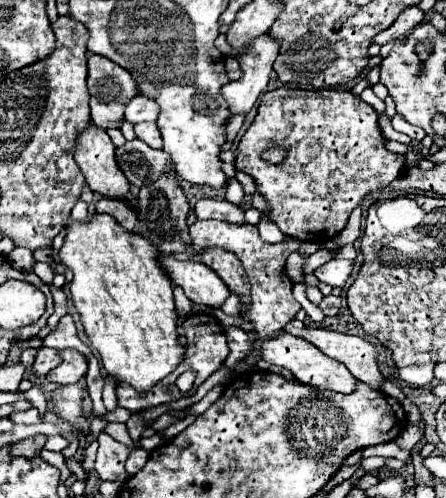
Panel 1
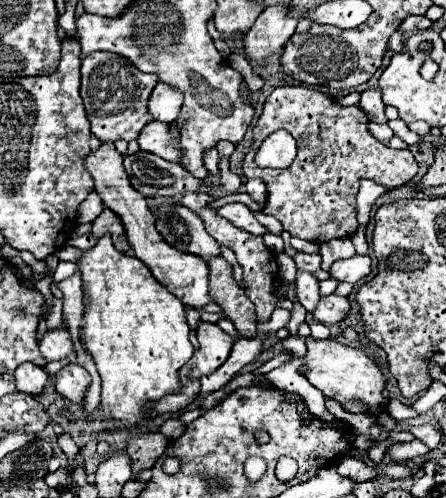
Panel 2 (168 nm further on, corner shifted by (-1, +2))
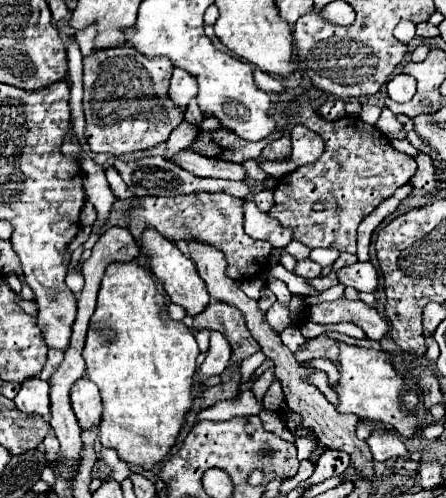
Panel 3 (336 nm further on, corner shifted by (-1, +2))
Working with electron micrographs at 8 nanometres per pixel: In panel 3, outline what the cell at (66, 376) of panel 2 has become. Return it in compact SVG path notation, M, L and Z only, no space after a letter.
M81 378L73 384L71 406L73 406L73 412L79 420L81 430L89 430L89 428L101 424L103 404L99 398L99 390L95 388L95 384L91 384L91 380Z

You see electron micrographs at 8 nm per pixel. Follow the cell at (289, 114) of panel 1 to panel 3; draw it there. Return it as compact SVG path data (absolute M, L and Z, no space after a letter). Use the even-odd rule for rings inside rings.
M301 98L297 100L291 108L289 108L289 124L285 128L285 134L283 138L271 142L265 150L263 150L263 158L265 160L285 160L289 156L289 148L291 148L291 138L289 138L289 132L295 124L305 124L309 130L317 132L323 140L325 140L325 152L321 154L321 158L313 164L307 164L307 166L301 166L297 168L295 172L283 176L275 188L275 206L271 208L271 216L275 216L285 228L291 228L295 232L295 240L303 242L305 246L309 248L335 248L339 252L351 252L355 254L357 252L357 226L361 224L361 220L371 214L383 200L391 198L393 192L407 184L411 180L411 176L415 174L417 170L417 162L413 158L409 158L407 154L403 152L397 152L389 138L377 130L375 126L371 124L365 124L361 118L357 116L345 116L341 120L335 120L335 122L329 122L325 118L321 118L313 108L311 108L311 102ZM315 202L321 202L325 206L325 210L321 212L315 212L313 210L313 204Z

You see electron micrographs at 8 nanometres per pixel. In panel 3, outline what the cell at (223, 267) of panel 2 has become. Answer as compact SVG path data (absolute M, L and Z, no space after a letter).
M211 302L205 312L193 318L193 330L217 330L221 332L229 346L231 346L231 366L239 368L245 358L259 352L259 344L255 344L255 338L251 338L251 332L247 332L247 326L243 324L243 316L235 312L235 308L227 304L215 304Z

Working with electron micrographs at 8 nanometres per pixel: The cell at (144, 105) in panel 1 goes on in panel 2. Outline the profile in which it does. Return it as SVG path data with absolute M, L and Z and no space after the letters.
M159 82L151 92L147 108L149 108L149 114L155 116L155 120L169 122L179 112L179 104L181 104L181 96L171 86Z

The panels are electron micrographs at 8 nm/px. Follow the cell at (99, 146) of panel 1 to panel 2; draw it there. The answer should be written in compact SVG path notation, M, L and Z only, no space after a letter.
M101 142L97 150L93 150L85 158L85 170L91 172L93 182L95 182L95 192L103 200L107 208L111 208L121 220L123 226L127 228L127 238L133 248L133 254L147 264L147 268L153 272L153 276L169 290L173 292L185 306L201 310L209 302L213 302L209 294L209 266L201 256L195 254L185 254L175 248L171 248L155 230L155 216L149 210L145 198L131 186L127 172L123 168L123 156L115 150L111 142Z

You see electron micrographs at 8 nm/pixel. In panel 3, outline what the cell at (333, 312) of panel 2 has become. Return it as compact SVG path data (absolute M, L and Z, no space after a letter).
M339 298L335 302L321 302L309 308L307 312L311 322L317 324L335 324L335 322L353 322L371 340L381 340L389 332L387 320L375 310L365 306L361 300L351 302L347 298Z

